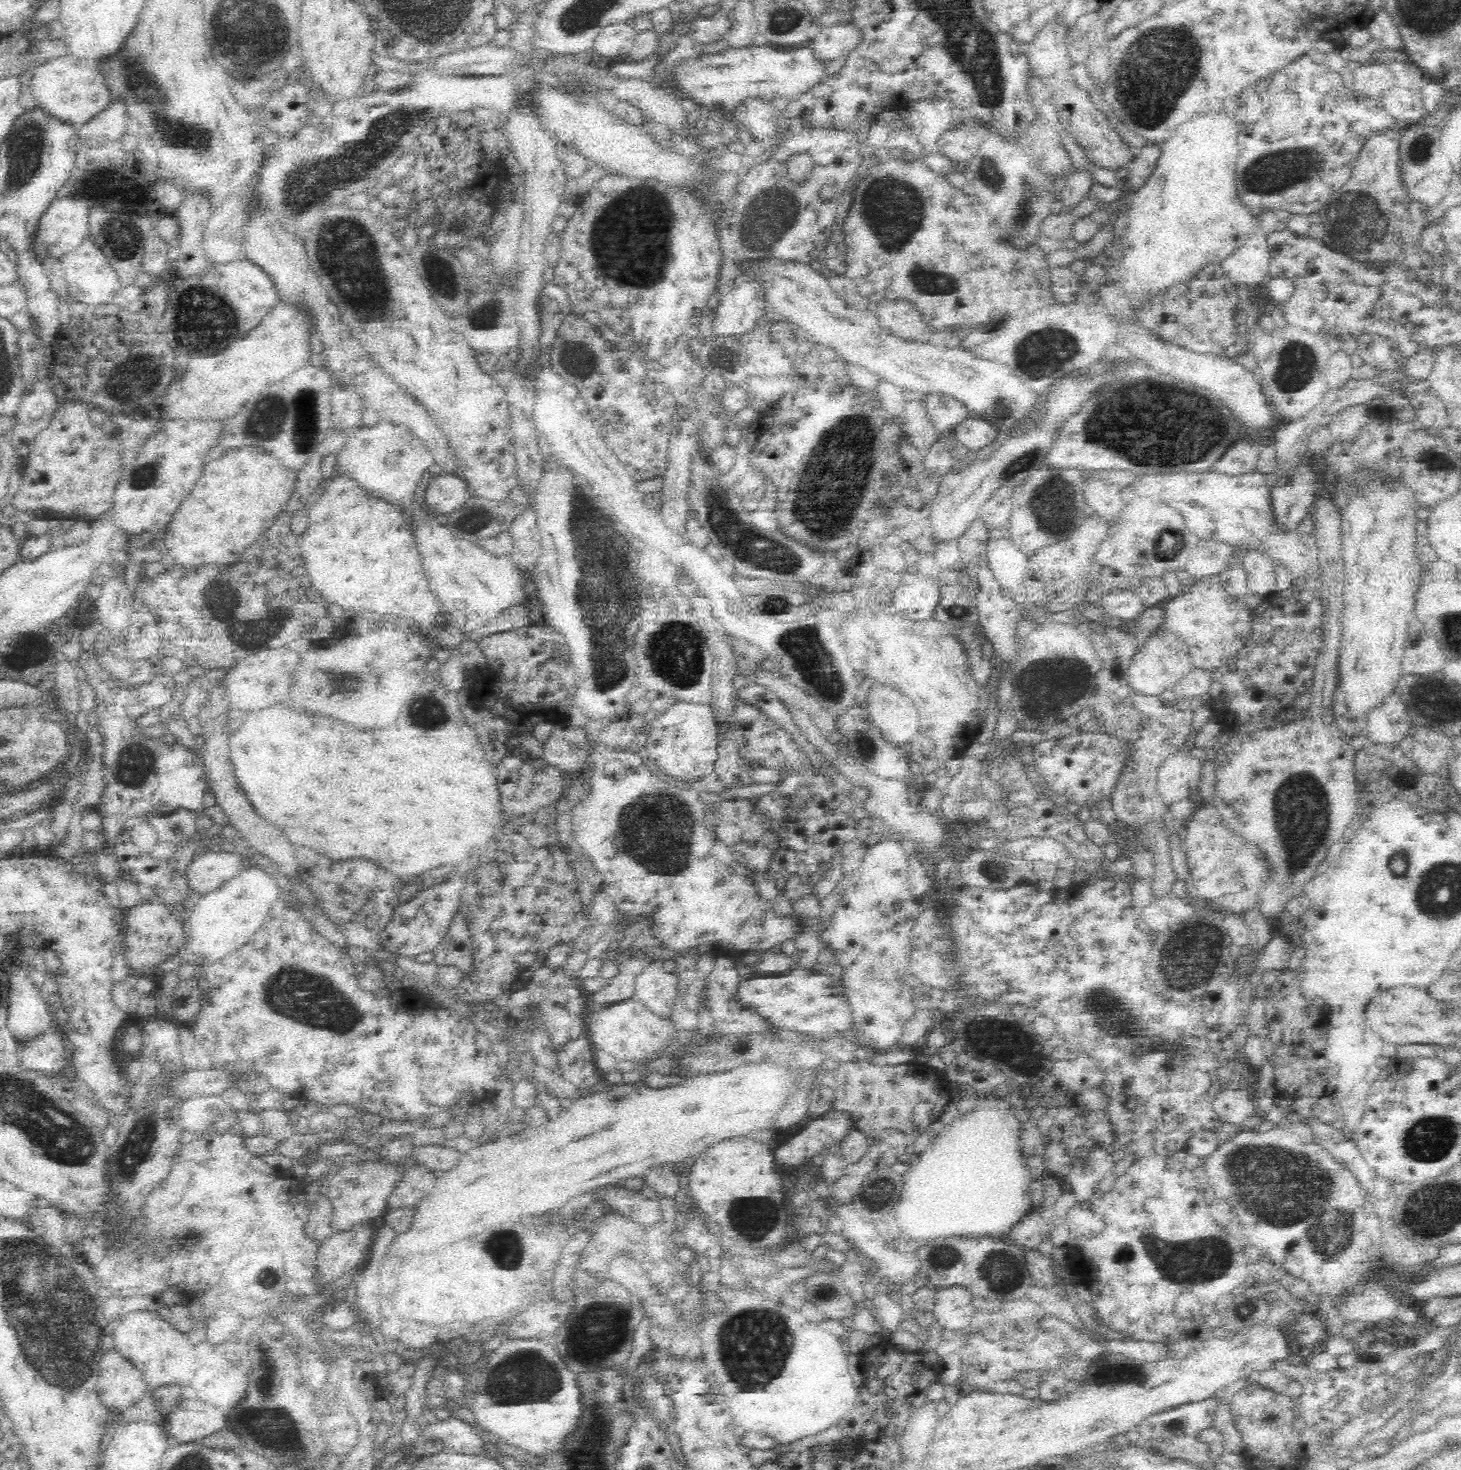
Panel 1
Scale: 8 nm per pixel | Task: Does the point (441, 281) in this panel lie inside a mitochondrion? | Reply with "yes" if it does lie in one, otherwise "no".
yes

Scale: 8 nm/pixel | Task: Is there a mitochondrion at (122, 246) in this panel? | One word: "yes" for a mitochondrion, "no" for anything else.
yes

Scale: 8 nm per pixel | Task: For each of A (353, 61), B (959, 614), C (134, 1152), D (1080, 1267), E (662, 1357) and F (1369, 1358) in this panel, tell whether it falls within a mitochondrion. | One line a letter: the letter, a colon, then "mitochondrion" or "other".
A: other
B: mitochondrion
C: mitochondrion
D: other
E: other
F: other

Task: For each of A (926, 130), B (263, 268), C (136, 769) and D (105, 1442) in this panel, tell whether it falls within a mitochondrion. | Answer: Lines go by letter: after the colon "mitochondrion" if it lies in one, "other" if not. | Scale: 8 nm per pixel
A: other
B: other
C: mitochondrion
D: other

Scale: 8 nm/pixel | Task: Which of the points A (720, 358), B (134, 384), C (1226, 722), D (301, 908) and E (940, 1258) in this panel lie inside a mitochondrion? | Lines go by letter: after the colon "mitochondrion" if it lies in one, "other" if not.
A: other
B: mitochondrion
C: other
D: other
E: mitochondrion

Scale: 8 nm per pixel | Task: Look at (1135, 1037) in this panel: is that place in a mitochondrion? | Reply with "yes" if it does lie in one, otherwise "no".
yes

